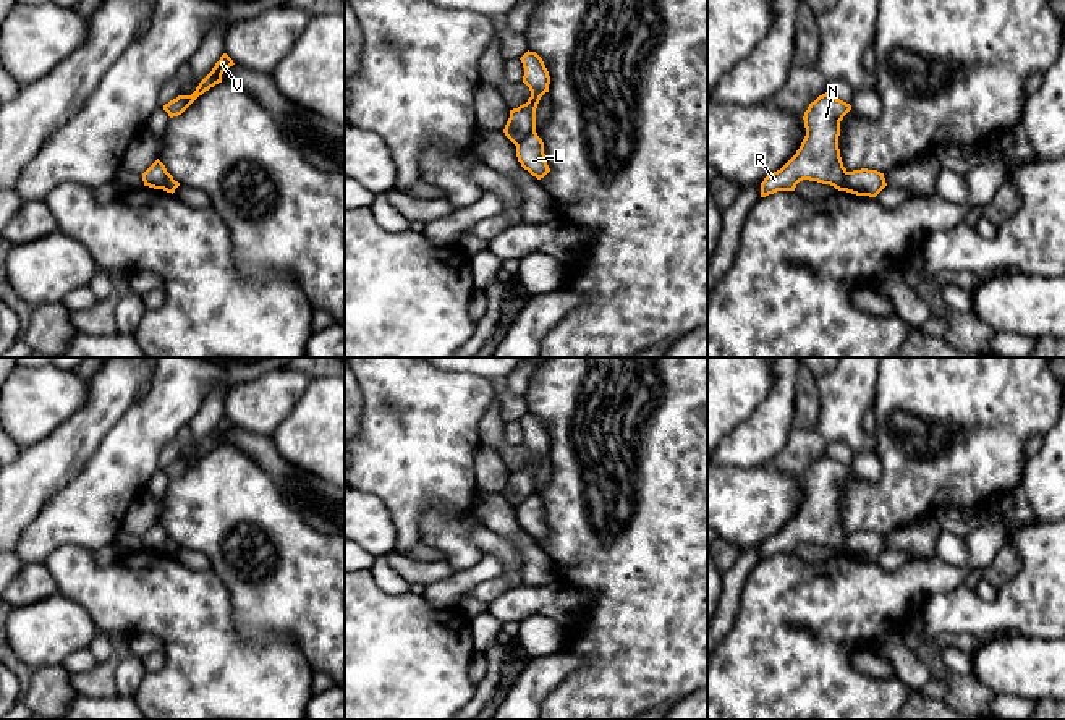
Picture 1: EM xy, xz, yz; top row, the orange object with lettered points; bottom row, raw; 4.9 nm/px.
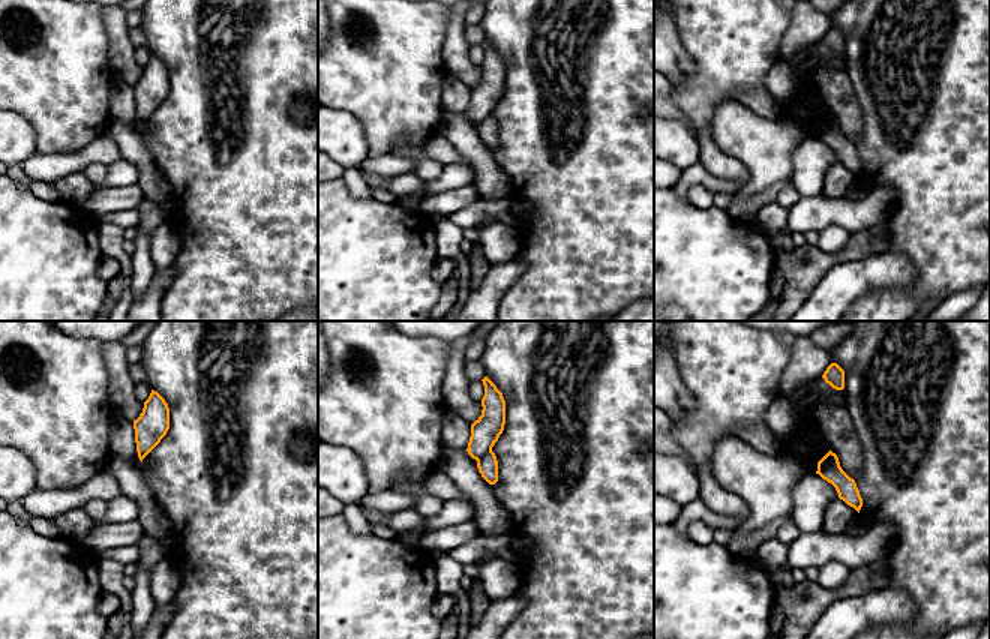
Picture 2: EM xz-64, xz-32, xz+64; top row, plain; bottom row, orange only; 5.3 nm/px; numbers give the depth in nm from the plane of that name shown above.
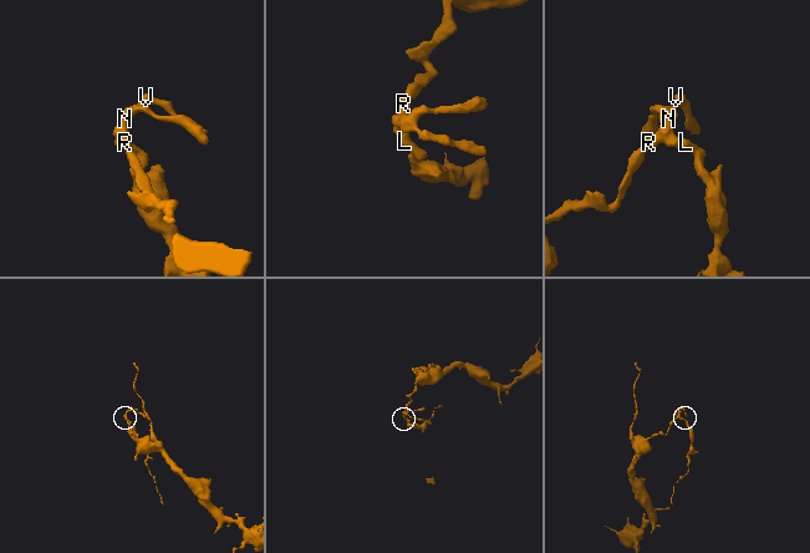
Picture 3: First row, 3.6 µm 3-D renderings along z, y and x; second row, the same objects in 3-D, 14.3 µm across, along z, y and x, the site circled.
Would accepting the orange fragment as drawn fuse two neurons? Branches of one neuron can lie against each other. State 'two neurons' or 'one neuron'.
two neurons

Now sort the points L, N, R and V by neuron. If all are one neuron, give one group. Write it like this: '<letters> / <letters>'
L / N R V

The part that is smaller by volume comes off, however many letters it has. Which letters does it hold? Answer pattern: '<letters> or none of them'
L

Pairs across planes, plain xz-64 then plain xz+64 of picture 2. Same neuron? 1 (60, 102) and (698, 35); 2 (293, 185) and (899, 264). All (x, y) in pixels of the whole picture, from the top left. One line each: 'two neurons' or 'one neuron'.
1: one neuron
2: two neurons

